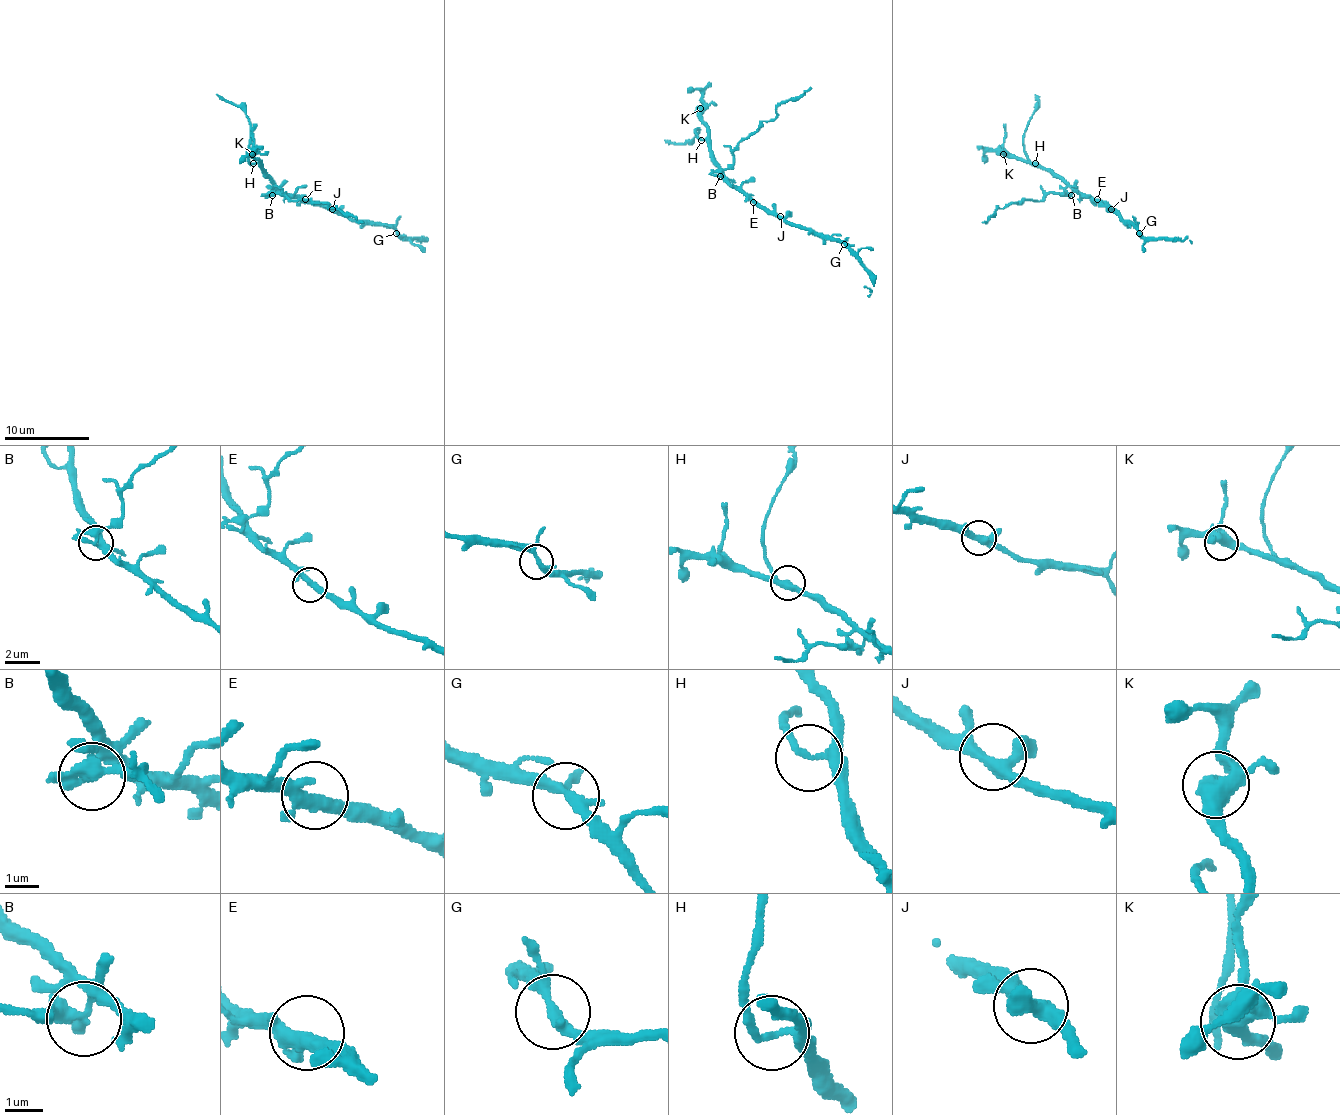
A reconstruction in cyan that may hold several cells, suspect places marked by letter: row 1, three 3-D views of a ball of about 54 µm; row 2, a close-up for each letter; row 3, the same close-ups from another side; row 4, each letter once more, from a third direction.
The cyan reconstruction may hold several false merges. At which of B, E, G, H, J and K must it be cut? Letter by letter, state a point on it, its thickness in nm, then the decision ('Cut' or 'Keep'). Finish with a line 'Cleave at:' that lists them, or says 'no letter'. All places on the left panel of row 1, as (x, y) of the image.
B: Place: (272, 195). Thickness 300 nm. Cut
E: Place: (305, 199). Thickness 300 nm. Keep
G: Place: (396, 233). Thickness 240 nm. Keep
H: Place: (253, 163). Thickness 240 nm. Cut
J: Place: (332, 209). Thickness 320 nm. Keep
K: Place: (252, 154). Thickness 460 nm. Keep
Cleave at: B, H

